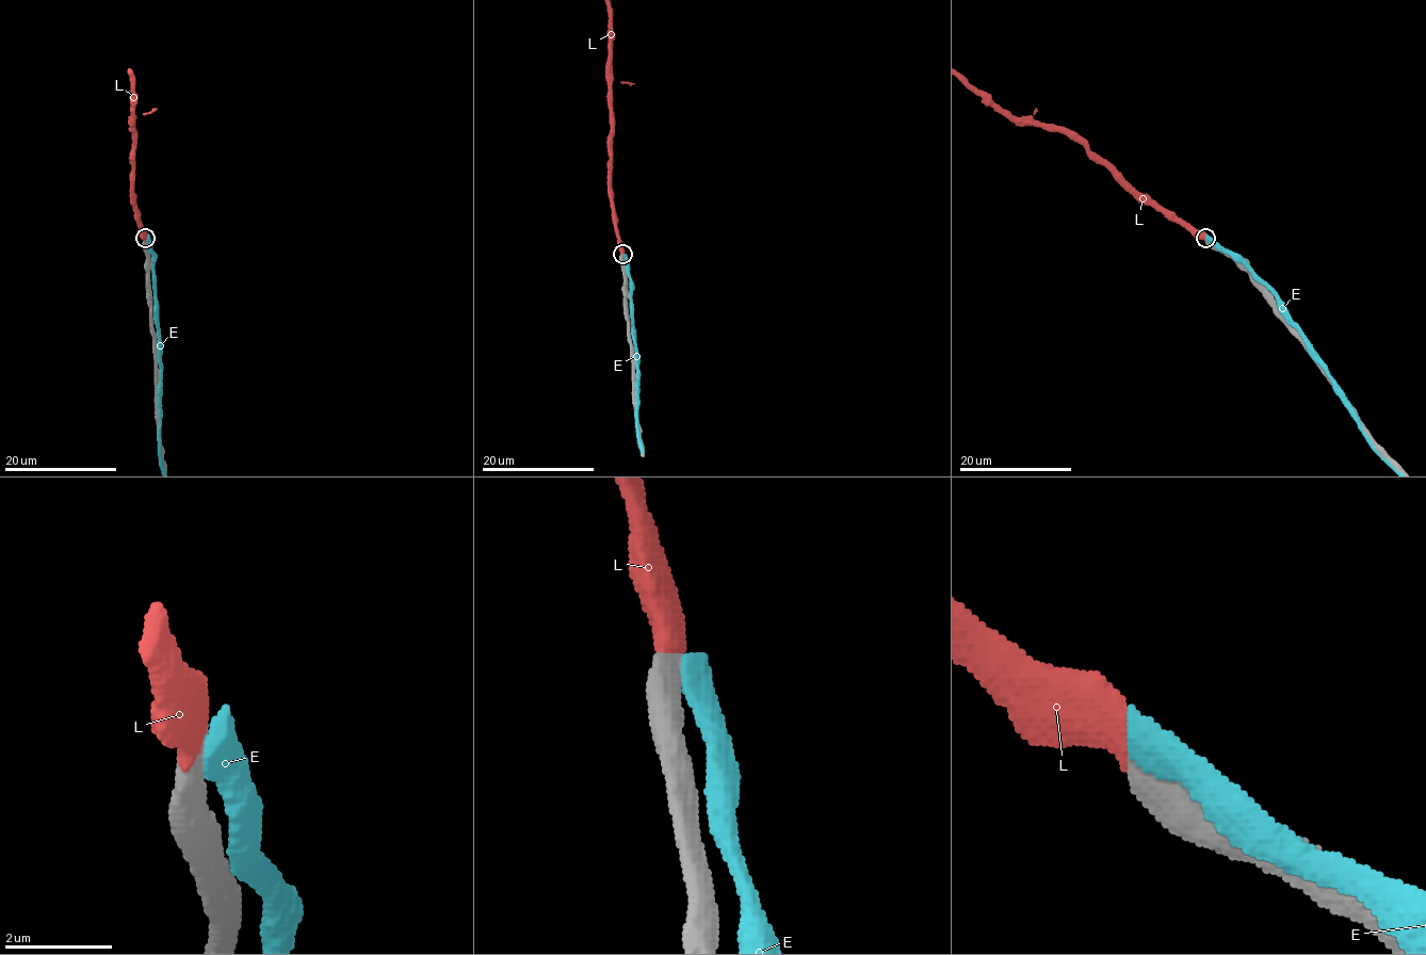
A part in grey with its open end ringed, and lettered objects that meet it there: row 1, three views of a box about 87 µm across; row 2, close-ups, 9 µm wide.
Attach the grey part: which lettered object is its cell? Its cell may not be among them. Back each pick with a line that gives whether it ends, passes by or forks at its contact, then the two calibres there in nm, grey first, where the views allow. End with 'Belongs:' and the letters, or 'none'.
L: it ends; calibres 600 and 600 nm
Belongs: L

